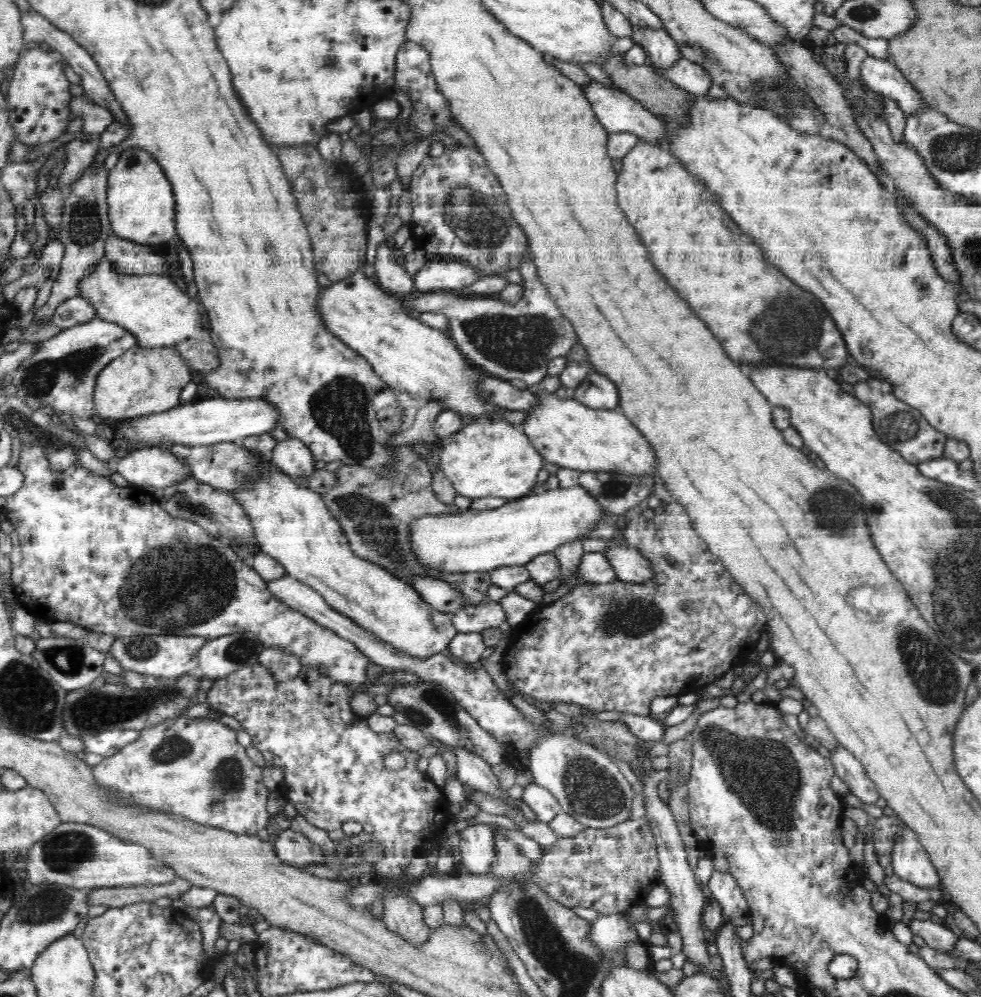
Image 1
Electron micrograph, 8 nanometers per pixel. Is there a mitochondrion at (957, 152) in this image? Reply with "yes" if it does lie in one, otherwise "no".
yes

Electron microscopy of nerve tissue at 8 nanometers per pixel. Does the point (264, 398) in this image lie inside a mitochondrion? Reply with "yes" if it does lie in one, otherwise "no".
no

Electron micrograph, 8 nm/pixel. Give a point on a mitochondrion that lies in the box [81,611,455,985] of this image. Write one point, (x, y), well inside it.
(228, 777)

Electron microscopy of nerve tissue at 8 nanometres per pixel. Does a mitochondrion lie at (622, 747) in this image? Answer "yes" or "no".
yes

